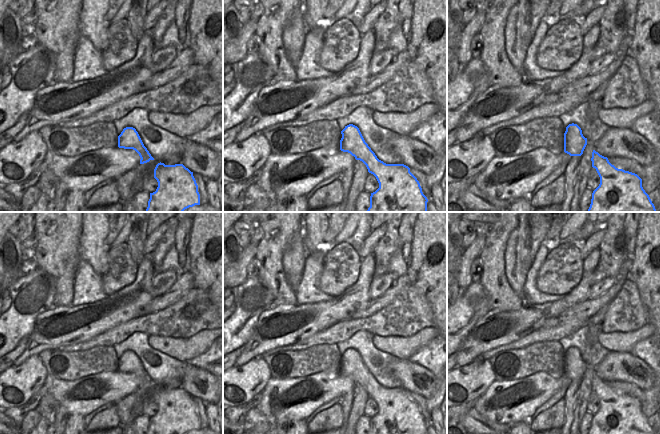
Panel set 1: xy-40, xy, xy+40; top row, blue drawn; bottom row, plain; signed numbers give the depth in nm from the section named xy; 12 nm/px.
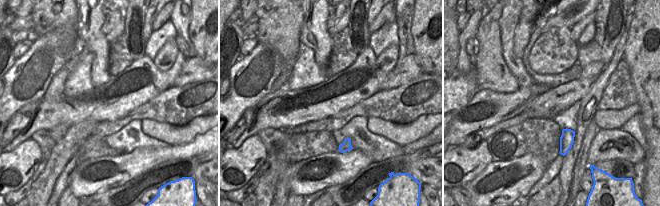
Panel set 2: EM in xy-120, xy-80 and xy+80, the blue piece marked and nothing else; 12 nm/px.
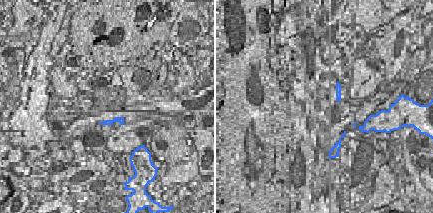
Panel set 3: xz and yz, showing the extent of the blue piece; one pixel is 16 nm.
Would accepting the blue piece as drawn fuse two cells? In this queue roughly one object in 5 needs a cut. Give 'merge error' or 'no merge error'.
no merge error

